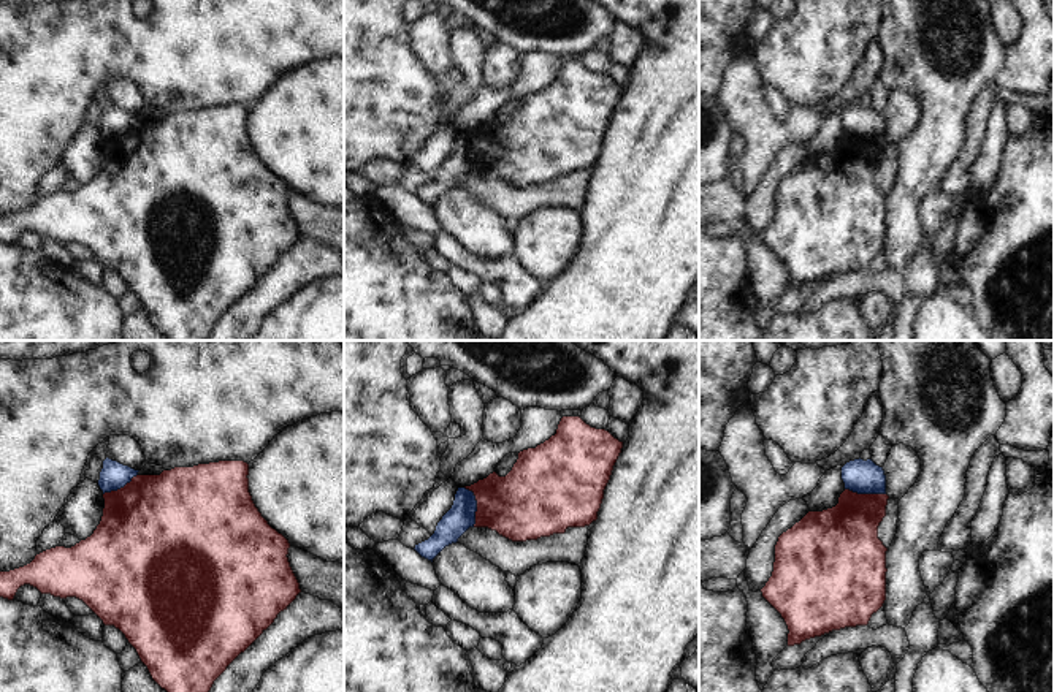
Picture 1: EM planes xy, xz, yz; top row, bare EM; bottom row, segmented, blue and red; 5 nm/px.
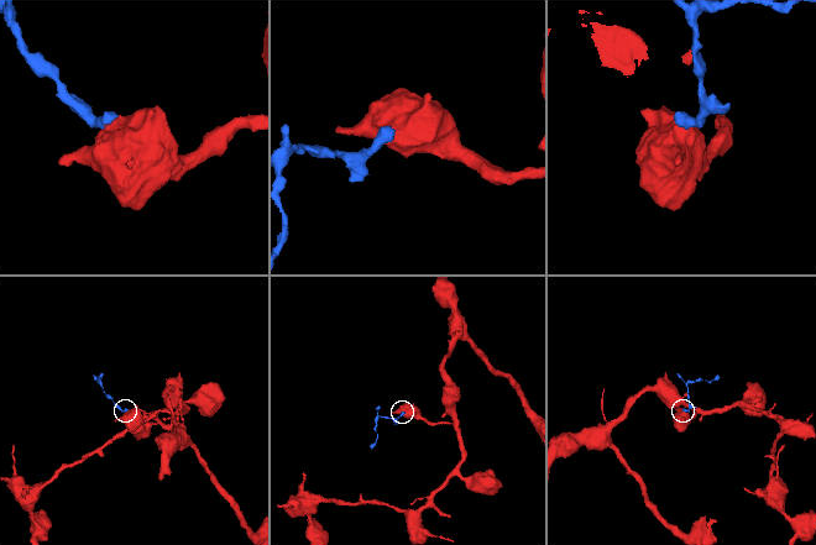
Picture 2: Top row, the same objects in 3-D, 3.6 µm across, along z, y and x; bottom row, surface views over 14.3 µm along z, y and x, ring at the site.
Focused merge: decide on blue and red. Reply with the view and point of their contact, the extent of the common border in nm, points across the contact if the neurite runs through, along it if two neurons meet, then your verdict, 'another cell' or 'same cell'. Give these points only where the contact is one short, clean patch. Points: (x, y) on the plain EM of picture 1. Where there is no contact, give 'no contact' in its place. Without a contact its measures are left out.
meets blue in xz at (476, 151); contact 220 nm long; border along xz (465, 132), (476, 146), (474, 171); another cell

